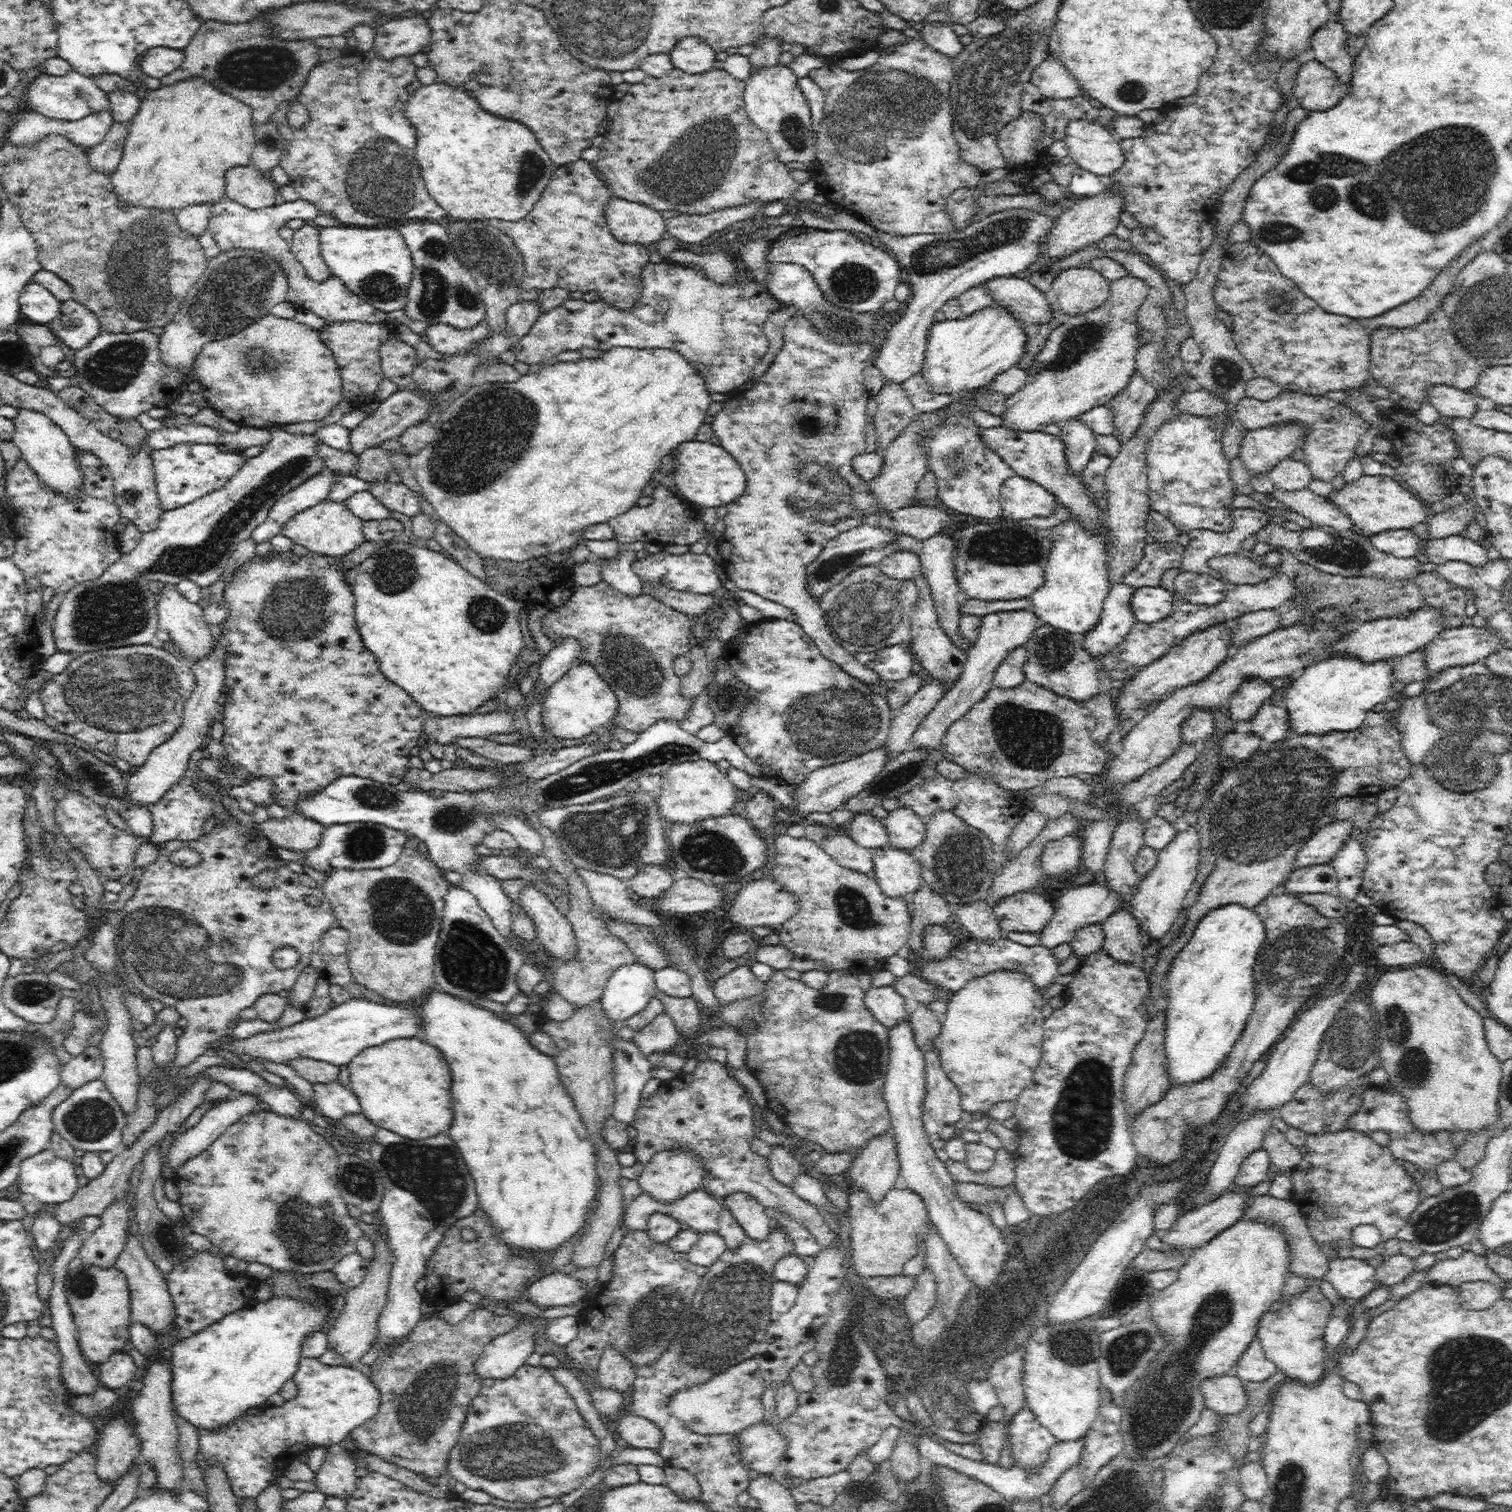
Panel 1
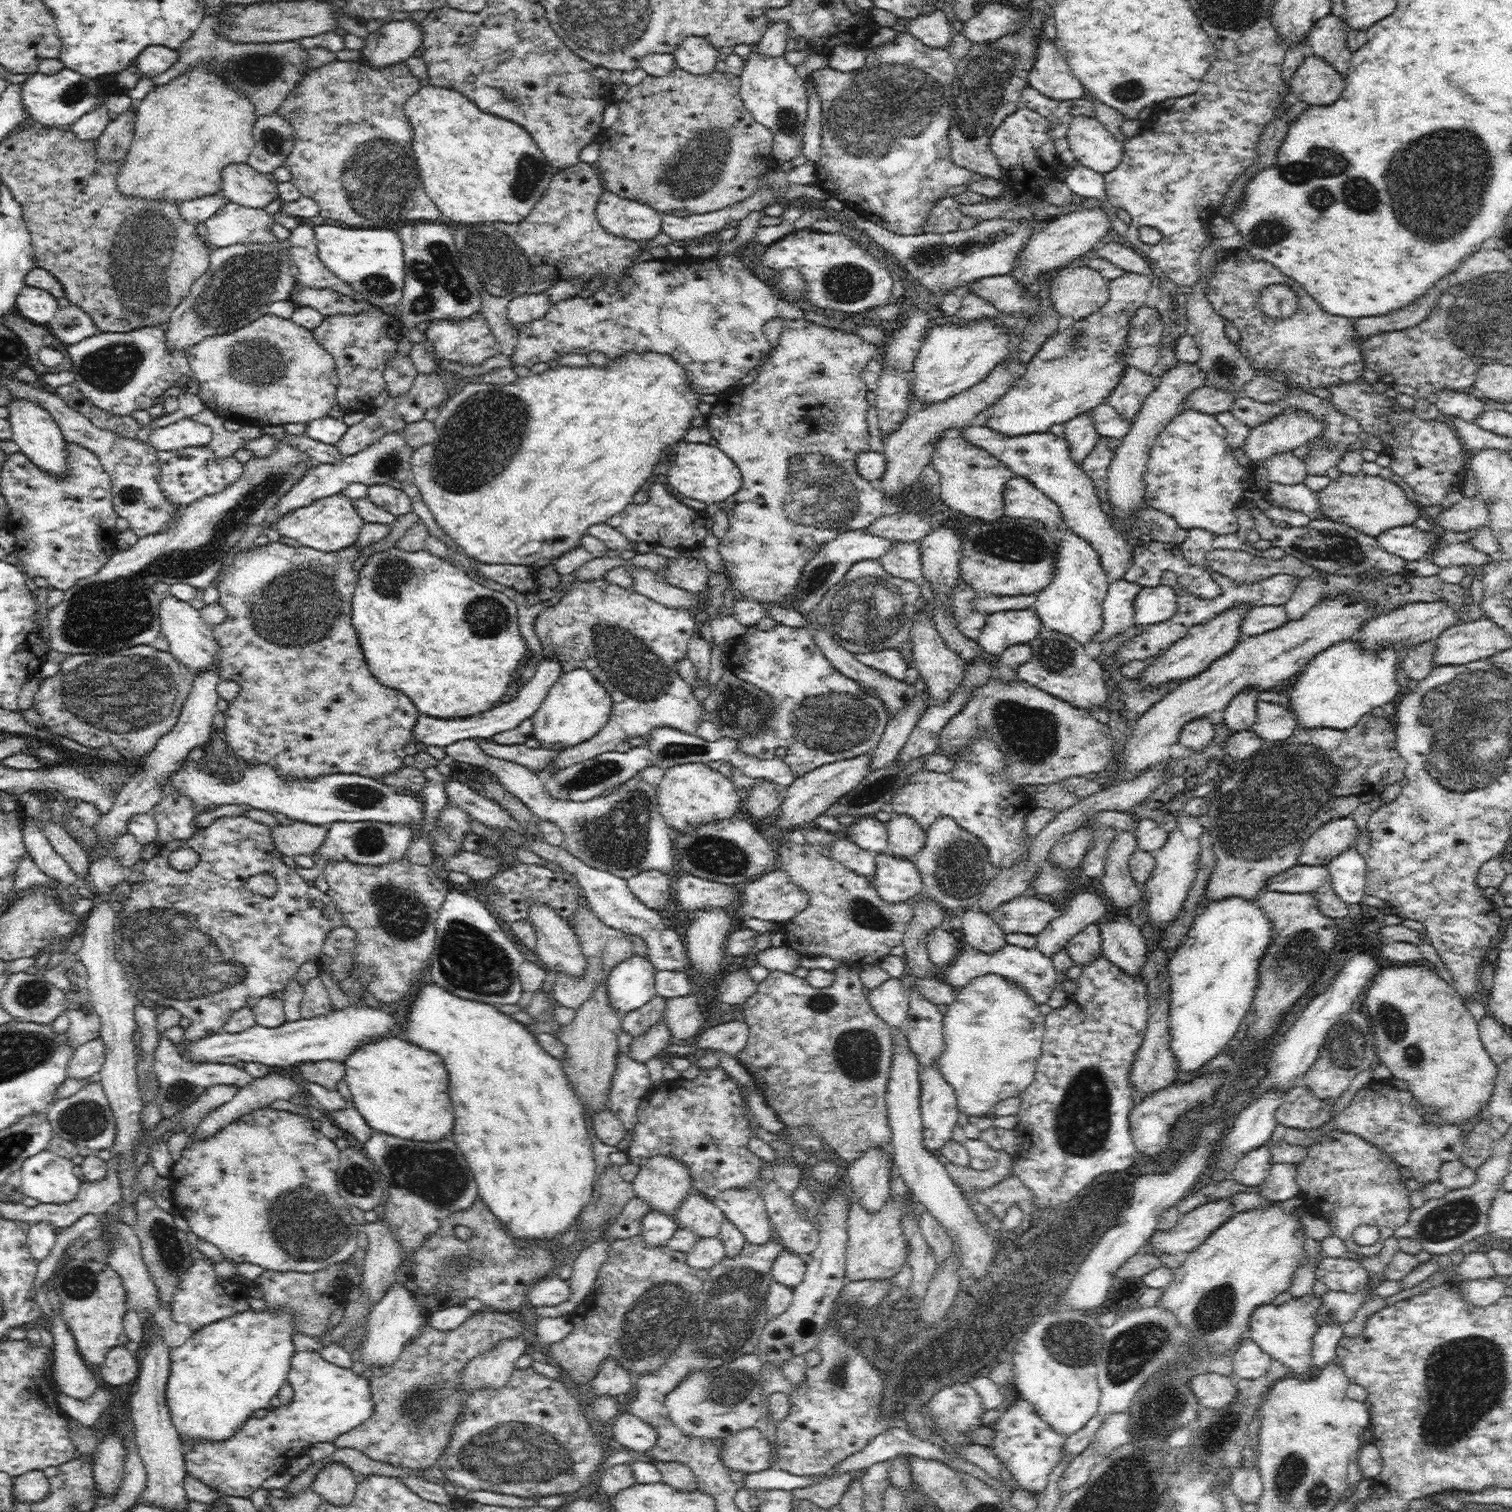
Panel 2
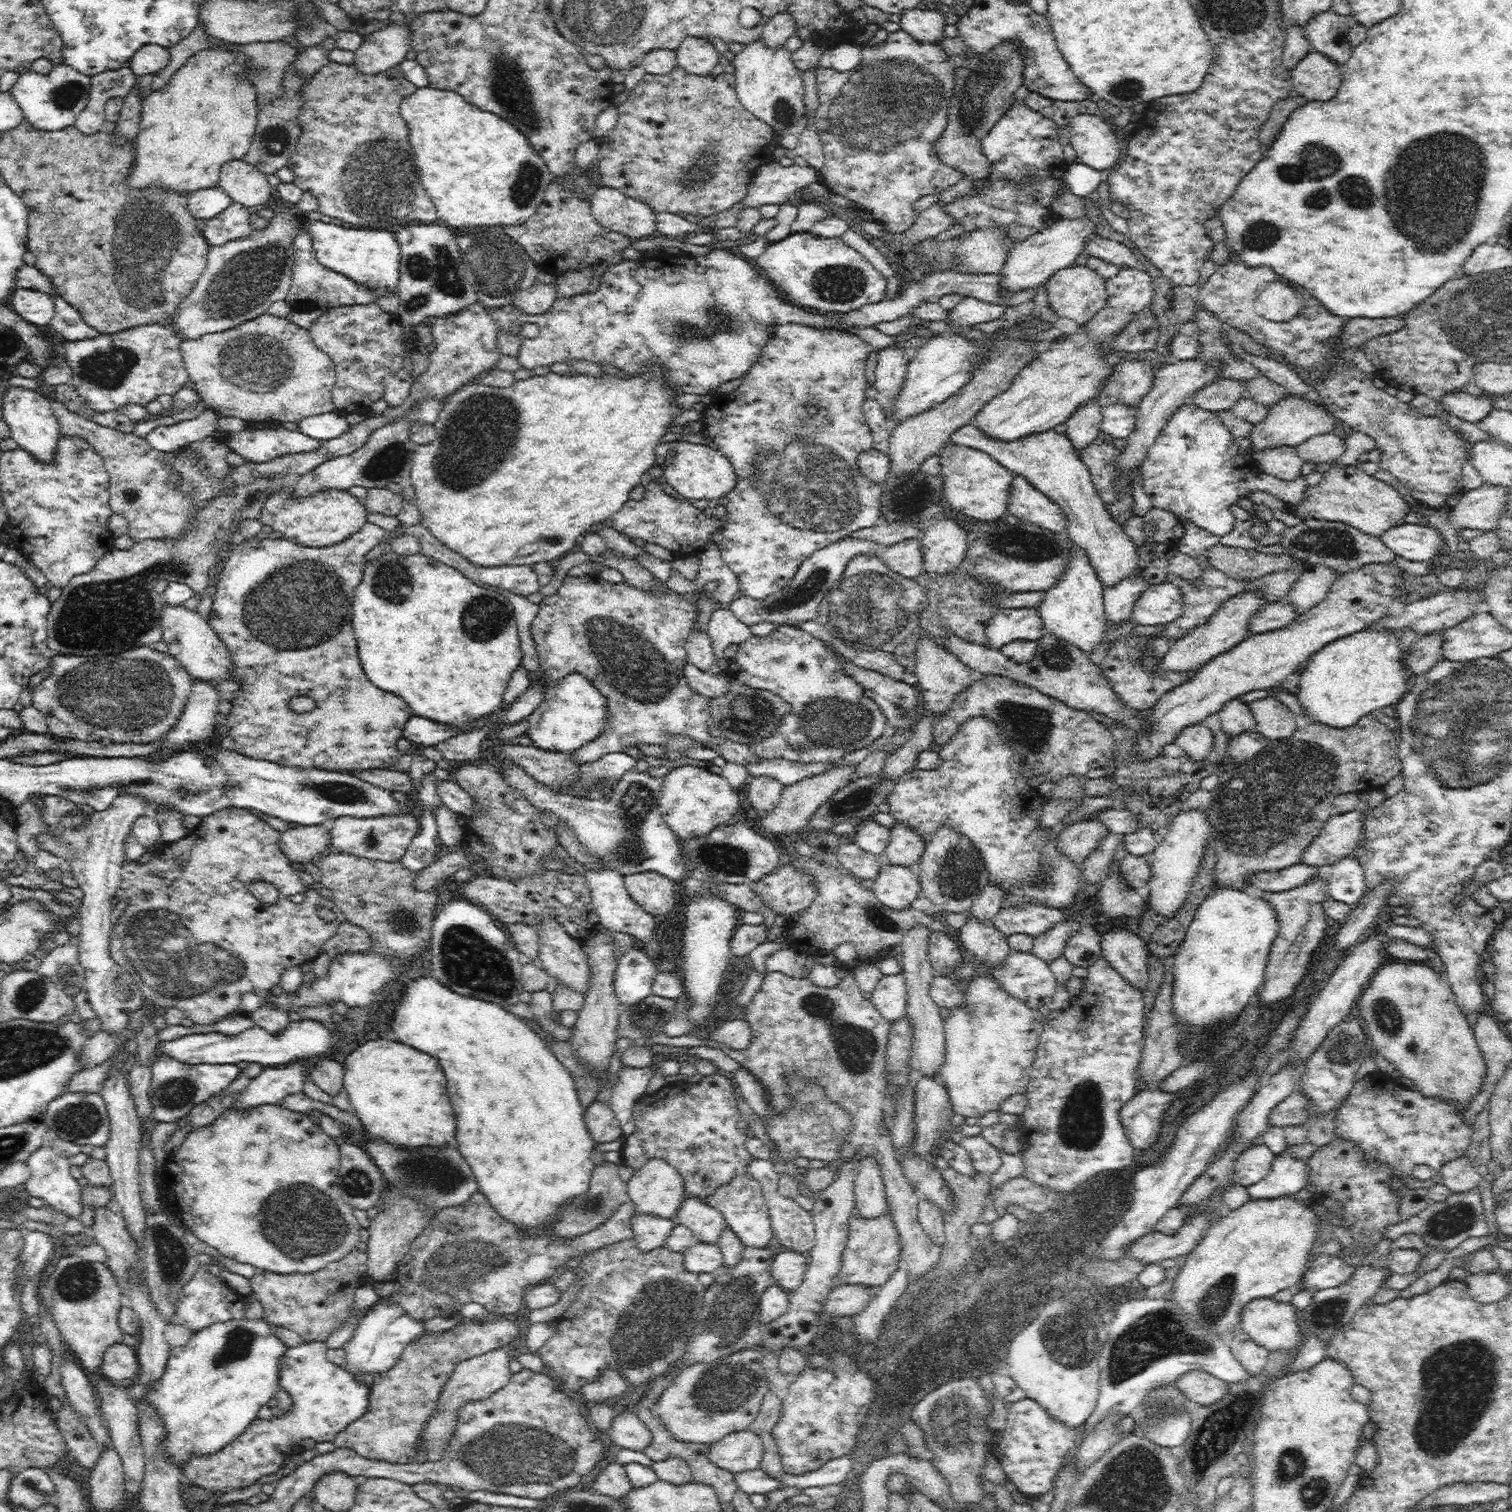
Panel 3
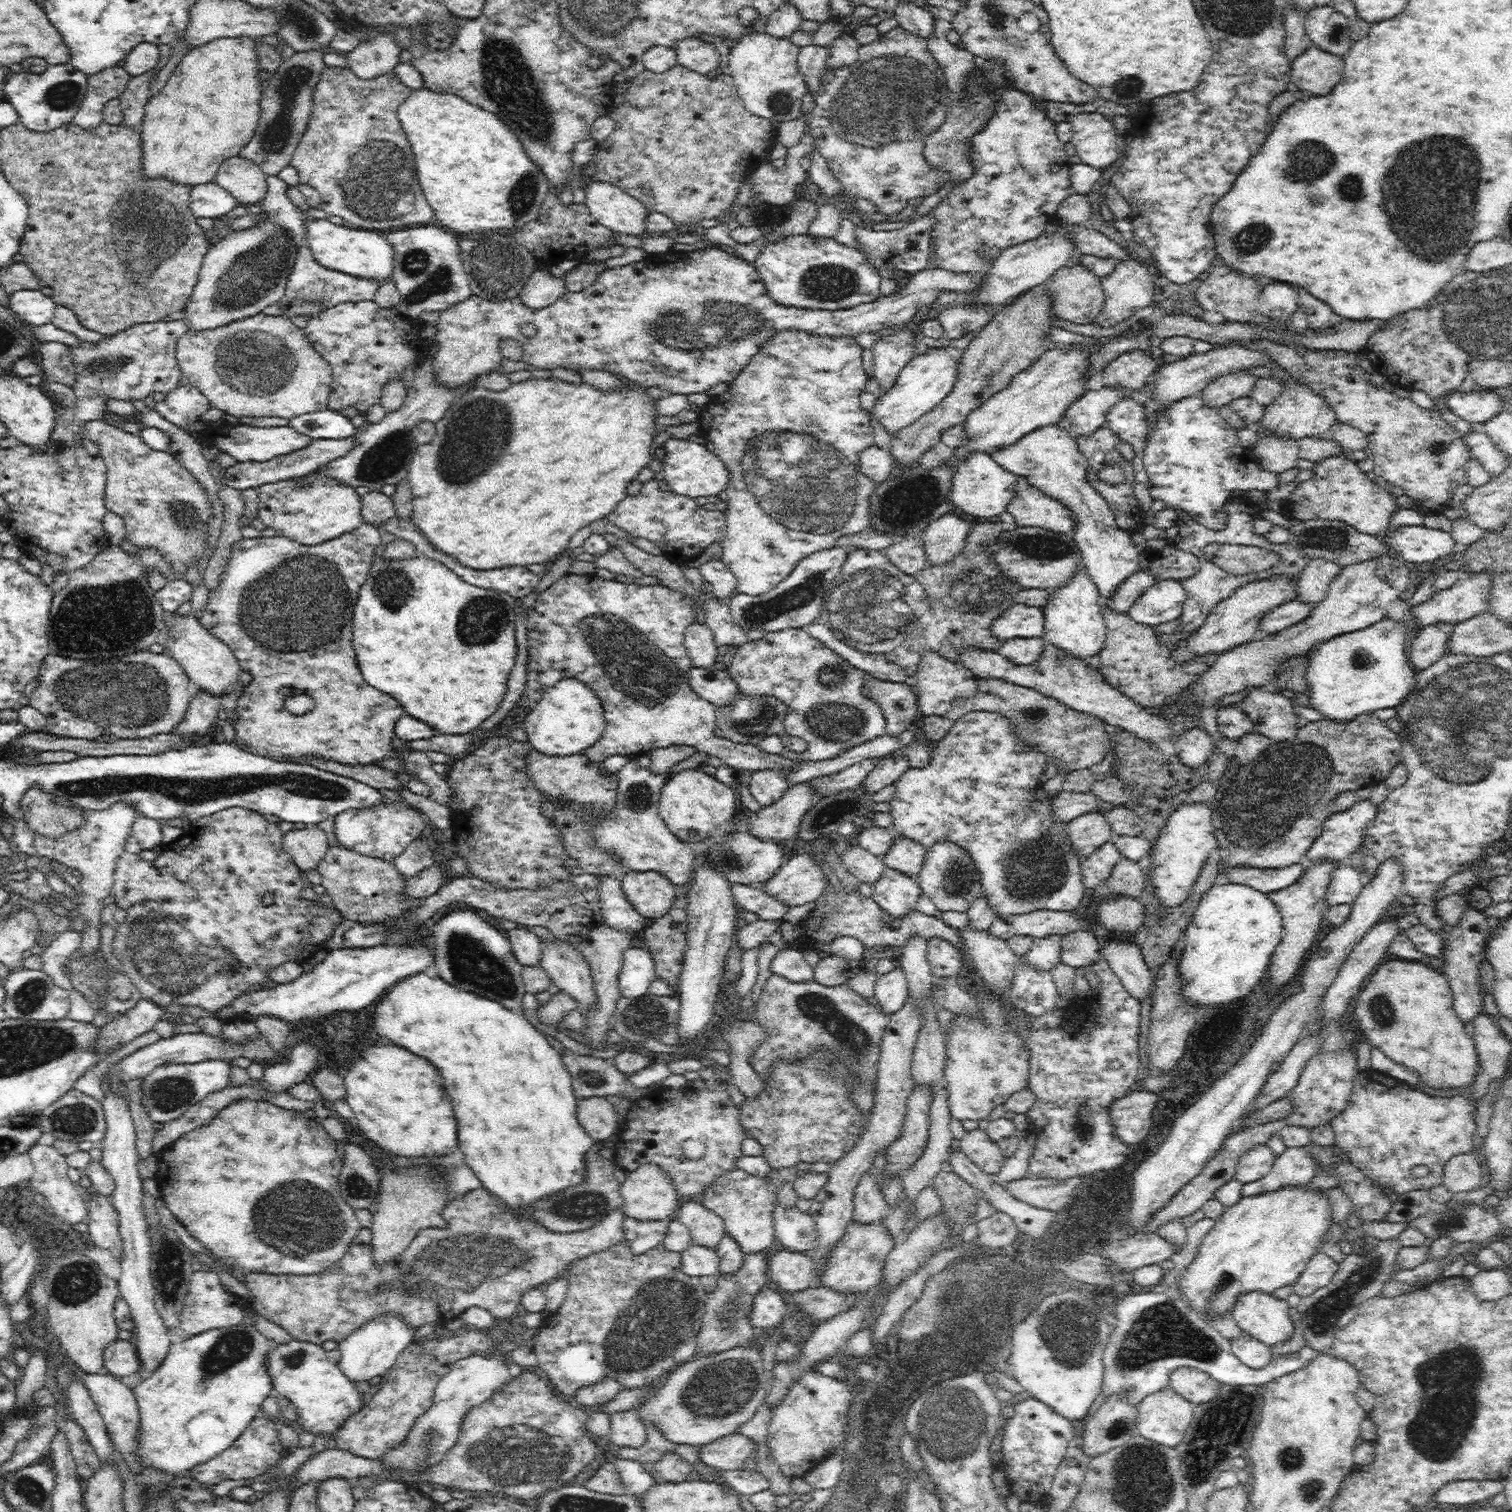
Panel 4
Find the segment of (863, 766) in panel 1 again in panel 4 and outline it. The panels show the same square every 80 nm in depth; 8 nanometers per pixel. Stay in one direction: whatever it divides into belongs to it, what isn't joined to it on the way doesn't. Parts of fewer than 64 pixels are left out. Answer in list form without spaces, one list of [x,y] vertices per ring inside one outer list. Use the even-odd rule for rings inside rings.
[[[792,783],[778,802],[745,816],[748,832],[759,840],[794,839],[804,814],[821,797],[812,791],[810,783]]]

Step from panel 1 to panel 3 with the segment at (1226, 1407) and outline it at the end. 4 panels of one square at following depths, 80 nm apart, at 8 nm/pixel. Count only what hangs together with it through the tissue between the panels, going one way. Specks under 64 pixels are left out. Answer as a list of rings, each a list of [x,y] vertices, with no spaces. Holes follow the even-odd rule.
[[[1200,1370],[1184,1374],[1175,1381],[1175,1385],[1191,1405],[1209,1406],[1223,1400],[1229,1394],[1228,1383]]]

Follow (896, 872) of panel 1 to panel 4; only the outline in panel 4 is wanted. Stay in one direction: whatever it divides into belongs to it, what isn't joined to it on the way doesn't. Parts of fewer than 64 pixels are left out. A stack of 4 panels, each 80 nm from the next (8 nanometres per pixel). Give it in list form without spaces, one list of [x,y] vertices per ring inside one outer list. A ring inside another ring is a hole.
[[[896,870],[887,871],[876,886],[872,898],[890,916],[904,918],[916,910],[921,889],[918,884]]]

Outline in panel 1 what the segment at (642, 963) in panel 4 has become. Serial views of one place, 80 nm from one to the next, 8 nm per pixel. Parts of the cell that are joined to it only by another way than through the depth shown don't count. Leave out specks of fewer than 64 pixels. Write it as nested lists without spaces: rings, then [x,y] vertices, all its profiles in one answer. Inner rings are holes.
[[[634,962],[612,972],[601,997],[605,1015],[618,1025],[640,1012],[656,995],[655,970]]]

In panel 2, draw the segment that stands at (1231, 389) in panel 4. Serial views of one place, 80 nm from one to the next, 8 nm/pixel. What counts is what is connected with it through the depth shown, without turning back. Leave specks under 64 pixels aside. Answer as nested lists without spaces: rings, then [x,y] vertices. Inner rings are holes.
[[[1205,384],[1186,398],[1186,409],[1216,416],[1230,411],[1236,399],[1237,394],[1230,389],[1218,389]]]

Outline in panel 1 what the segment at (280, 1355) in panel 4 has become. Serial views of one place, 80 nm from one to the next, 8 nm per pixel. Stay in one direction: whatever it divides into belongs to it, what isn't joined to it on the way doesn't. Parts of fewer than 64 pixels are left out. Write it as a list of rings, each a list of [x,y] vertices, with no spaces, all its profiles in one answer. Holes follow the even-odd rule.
[[[301,1356],[298,1371],[294,1372],[292,1379],[298,1388],[298,1395],[284,1402],[282,1406],[268,1405],[262,1409],[261,1414],[239,1416],[219,1431],[202,1429],[199,1432],[199,1468],[205,1474],[208,1466],[212,1464],[224,1466],[232,1493],[240,1500],[256,1498],[264,1488],[285,1474],[286,1465],[300,1458],[305,1451],[314,1446],[336,1447],[337,1443],[347,1438],[358,1425],[378,1414],[381,1404],[378,1388],[371,1382],[370,1377],[354,1367],[327,1366],[321,1364],[319,1359]]]

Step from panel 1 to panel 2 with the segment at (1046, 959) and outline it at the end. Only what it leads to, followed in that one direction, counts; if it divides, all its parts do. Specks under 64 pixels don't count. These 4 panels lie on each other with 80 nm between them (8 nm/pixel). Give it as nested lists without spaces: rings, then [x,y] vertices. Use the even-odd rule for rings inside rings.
[[[961,943],[955,961],[940,972],[934,970],[934,975],[936,978],[946,981],[946,983],[950,983],[952,987],[958,988],[967,986],[978,976],[985,976],[990,973],[997,974],[1023,988],[1036,1003],[1042,1004],[1046,1003],[1052,992],[1058,988],[1056,972],[1052,959],[1040,952],[1038,947],[1022,948],[1004,943],[1002,948],[999,948],[996,952],[984,953],[968,945],[968,943]]]

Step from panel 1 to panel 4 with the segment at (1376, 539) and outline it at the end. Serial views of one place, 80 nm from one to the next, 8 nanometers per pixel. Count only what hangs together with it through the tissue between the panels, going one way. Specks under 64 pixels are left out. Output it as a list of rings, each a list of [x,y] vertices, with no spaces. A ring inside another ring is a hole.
[[[1399,526],[1383,536],[1399,558],[1407,562],[1436,562],[1448,554],[1455,554],[1459,545],[1444,530],[1420,526]]]

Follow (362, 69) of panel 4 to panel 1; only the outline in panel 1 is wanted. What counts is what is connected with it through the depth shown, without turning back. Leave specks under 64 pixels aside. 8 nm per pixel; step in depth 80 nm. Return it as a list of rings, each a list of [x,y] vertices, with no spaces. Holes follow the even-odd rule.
[[[416,15],[413,18],[390,20],[375,28],[372,49],[384,60],[419,53],[430,42],[432,29],[428,20]]]

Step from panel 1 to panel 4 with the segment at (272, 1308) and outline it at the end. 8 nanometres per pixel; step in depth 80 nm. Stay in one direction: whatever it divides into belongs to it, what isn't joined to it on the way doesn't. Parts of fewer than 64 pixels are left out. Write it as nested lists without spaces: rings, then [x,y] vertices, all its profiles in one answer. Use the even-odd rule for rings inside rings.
[[[254,1324],[247,1325],[230,1325],[228,1328],[214,1328],[208,1332],[188,1338],[185,1342],[172,1342],[170,1351],[162,1365],[152,1374],[145,1375],[142,1378],[142,1383],[134,1388],[134,1395],[140,1411],[140,1432],[138,1432],[138,1453],[141,1457],[141,1462],[146,1468],[154,1468],[168,1474],[169,1476],[180,1476],[188,1474],[194,1466],[204,1464],[208,1460],[212,1460],[214,1456],[218,1456],[225,1448],[232,1446],[232,1443],[248,1428],[248,1425],[254,1418],[260,1415],[260,1408],[263,1401],[271,1396],[273,1392],[272,1379],[268,1375],[267,1357],[275,1348],[276,1343],[265,1338],[262,1334],[256,1331]]]

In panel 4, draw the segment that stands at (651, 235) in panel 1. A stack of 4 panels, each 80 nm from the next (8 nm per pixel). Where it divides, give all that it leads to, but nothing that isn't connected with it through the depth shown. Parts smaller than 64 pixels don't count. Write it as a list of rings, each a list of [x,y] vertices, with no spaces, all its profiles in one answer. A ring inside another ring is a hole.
[[[593,180],[585,186],[584,202],[589,213],[611,231],[632,235],[645,232],[648,209],[613,184]]]

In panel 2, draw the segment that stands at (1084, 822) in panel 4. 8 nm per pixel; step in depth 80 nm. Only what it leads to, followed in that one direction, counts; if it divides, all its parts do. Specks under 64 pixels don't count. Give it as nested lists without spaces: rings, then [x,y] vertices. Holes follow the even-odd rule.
[[[1082,826],[1074,832],[1064,834],[1052,846],[1049,860],[1062,869],[1075,869],[1081,866],[1088,850],[1092,848],[1093,830]]]

